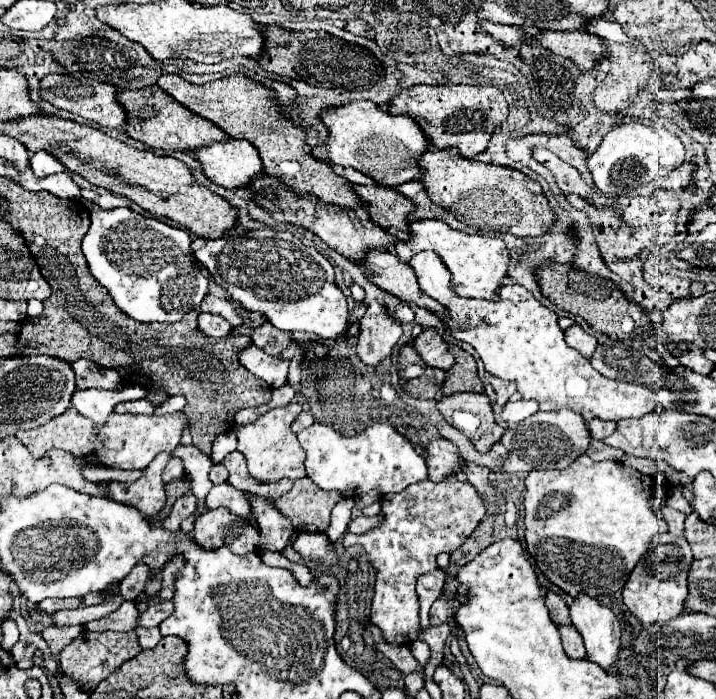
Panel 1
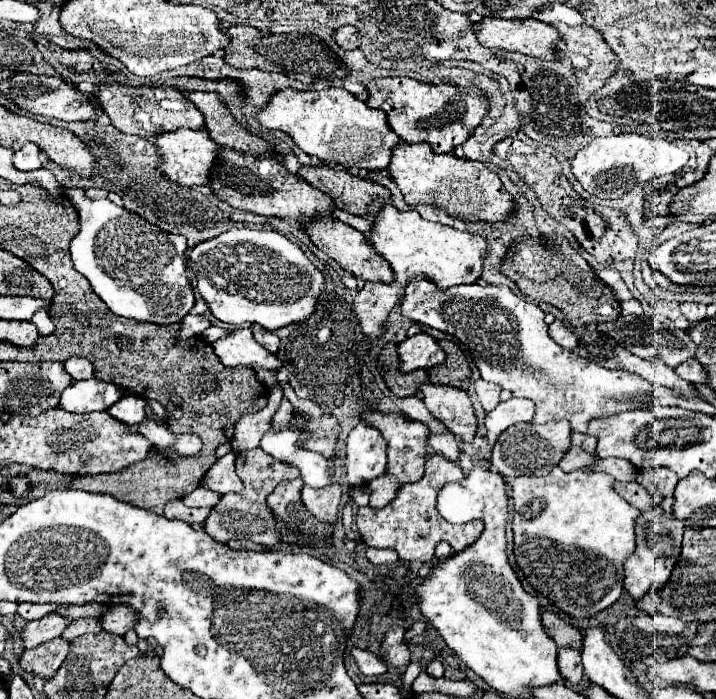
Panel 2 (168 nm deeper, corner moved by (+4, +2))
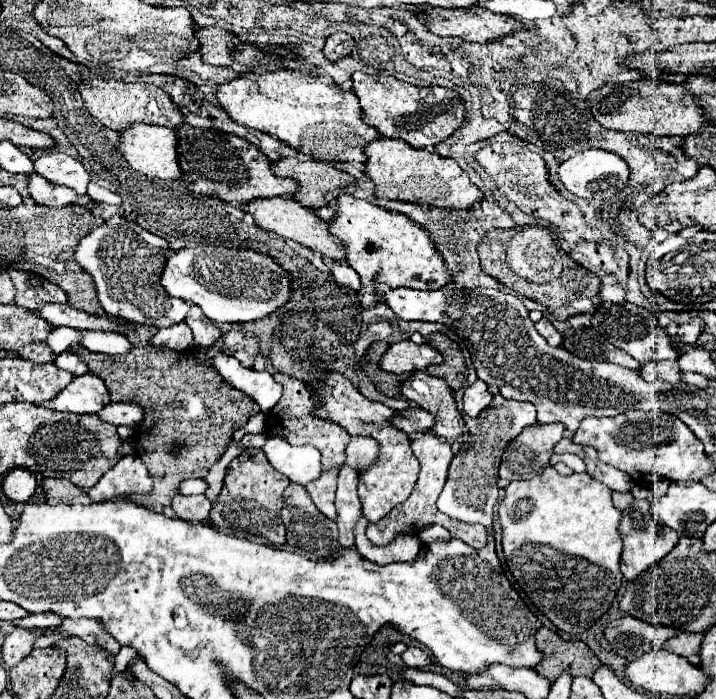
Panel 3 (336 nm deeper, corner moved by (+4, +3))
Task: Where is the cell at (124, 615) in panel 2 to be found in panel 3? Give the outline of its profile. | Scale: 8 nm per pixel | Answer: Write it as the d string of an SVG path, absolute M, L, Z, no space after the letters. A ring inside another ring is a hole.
M63 619L63 623L59 627L53 629L45 629L43 635L51 635L51 633L61 633L61 635L73 635L79 637L83 641L87 641L89 645L99 645L101 649L109 651L111 655L117 655L121 645L115 643L111 639L109 633L103 631L99 621L91 621L91 619Z

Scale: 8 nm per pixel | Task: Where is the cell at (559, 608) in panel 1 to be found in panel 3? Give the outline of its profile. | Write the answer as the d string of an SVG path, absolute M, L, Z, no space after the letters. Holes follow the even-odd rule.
M541 627L535 633L537 649L543 653L543 663L535 665L535 671L547 681L555 683L559 673L569 671L573 677L593 677L595 667L599 667L599 659L583 641L565 641L559 633Z

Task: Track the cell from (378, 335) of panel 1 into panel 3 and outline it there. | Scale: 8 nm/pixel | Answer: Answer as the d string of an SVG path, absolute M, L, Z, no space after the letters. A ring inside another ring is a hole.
M343 193L337 197L335 215L329 221L329 231L331 235L339 237L341 245L345 247L347 265L361 275L365 293L363 307L377 305L379 295L375 285L381 283L387 283L389 287L441 289L451 281L451 273L445 269L443 257L435 251L431 235L403 213L391 213L369 201Z

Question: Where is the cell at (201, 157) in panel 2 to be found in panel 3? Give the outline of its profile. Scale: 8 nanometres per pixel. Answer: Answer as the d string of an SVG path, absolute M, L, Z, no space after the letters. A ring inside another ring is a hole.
M135 123L129 129L119 133L117 149L125 157L127 165L137 173L143 173L147 177L157 177L157 179L179 179L181 177L181 169L177 163L177 135L169 127Z

